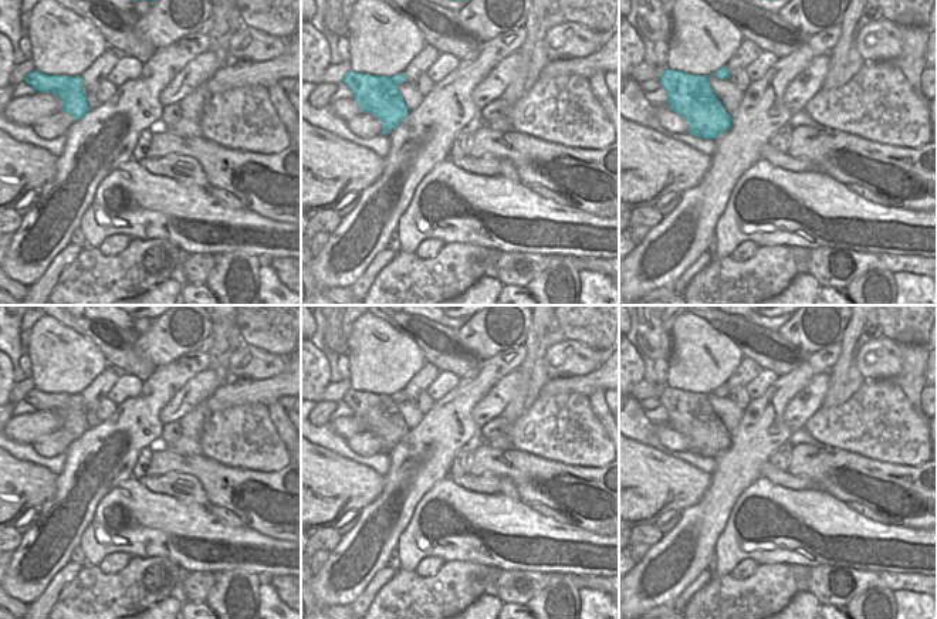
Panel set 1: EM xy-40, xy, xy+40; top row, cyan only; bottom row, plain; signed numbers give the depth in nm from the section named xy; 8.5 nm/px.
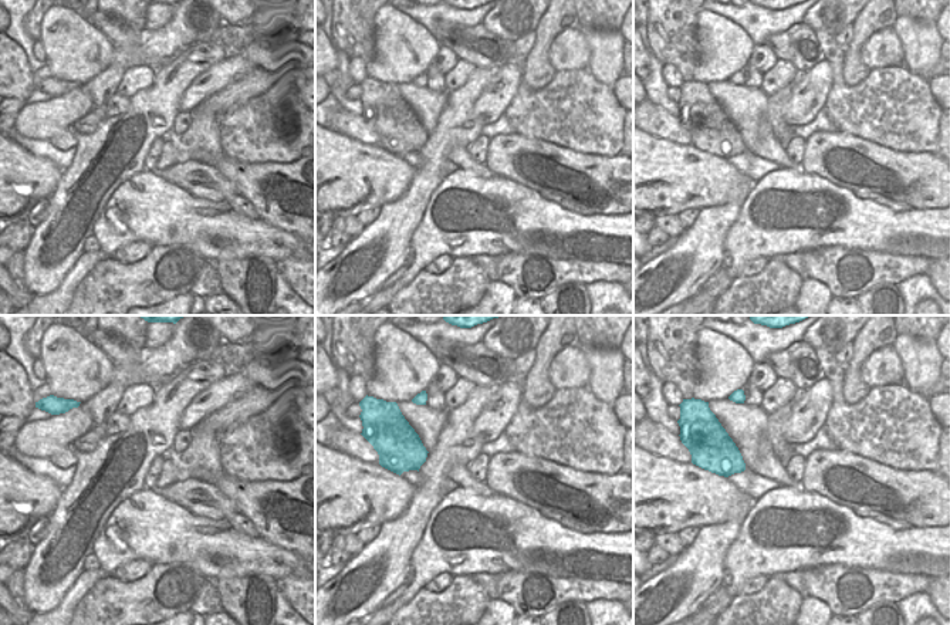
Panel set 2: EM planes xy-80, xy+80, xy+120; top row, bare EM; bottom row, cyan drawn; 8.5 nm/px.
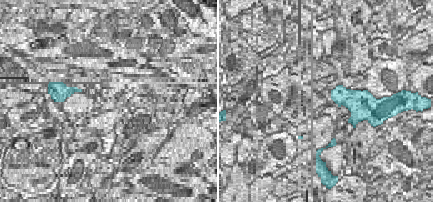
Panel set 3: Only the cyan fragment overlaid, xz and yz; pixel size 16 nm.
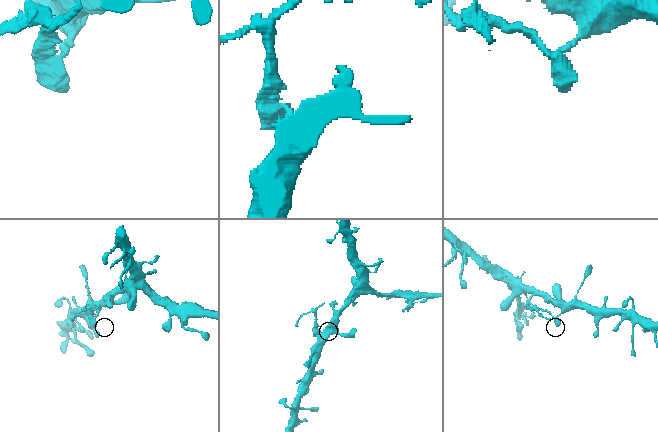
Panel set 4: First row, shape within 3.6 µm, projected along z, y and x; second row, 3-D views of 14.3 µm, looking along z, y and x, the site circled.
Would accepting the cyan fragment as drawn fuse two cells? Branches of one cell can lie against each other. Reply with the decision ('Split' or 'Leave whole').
Split.

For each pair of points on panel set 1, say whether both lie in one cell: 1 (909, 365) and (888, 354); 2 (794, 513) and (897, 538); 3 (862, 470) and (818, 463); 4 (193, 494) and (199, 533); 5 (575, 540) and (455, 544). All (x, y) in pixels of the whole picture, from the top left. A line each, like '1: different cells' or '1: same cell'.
1: different cells
2: same cell
3: same cell
4: different cells
5: same cell

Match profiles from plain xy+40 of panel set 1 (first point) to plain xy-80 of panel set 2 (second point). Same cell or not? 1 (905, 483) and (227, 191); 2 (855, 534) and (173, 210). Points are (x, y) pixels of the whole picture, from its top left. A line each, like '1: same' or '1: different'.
1: different
2: same

